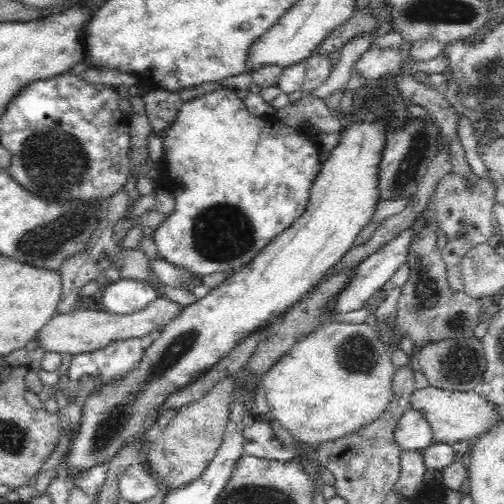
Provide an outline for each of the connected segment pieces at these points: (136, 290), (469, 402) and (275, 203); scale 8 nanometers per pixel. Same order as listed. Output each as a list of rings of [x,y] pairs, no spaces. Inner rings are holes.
[[[120,278],[116,282],[108,283],[101,293],[99,300],[106,312],[116,315],[138,312],[160,297],[155,287],[132,278]]]
[[[428,385],[412,392],[409,405],[410,408],[423,413],[425,420],[432,427],[433,440],[436,443],[452,445],[462,440],[474,441],[503,422],[495,405],[485,400],[475,390],[456,392]]]
[[[223,86],[185,102],[180,108],[175,122],[165,131],[162,141],[164,148],[163,158],[168,162],[168,175],[165,175],[166,180],[161,183],[167,189],[170,187],[173,190],[175,208],[174,212],[170,213],[170,216],[166,216],[166,220],[154,230],[152,238],[161,258],[168,261],[170,265],[174,265],[178,269],[184,269],[188,273],[192,273],[194,277],[200,278],[209,276],[214,272],[226,271],[231,273],[249,264],[254,255],[257,255],[266,244],[288,228],[299,216],[302,216],[310,196],[311,184],[321,169],[321,163],[324,158],[324,154],[313,138],[302,135],[298,129],[280,122],[273,116],[257,116],[250,113],[246,109],[244,101],[236,95],[235,90],[226,89]]]

